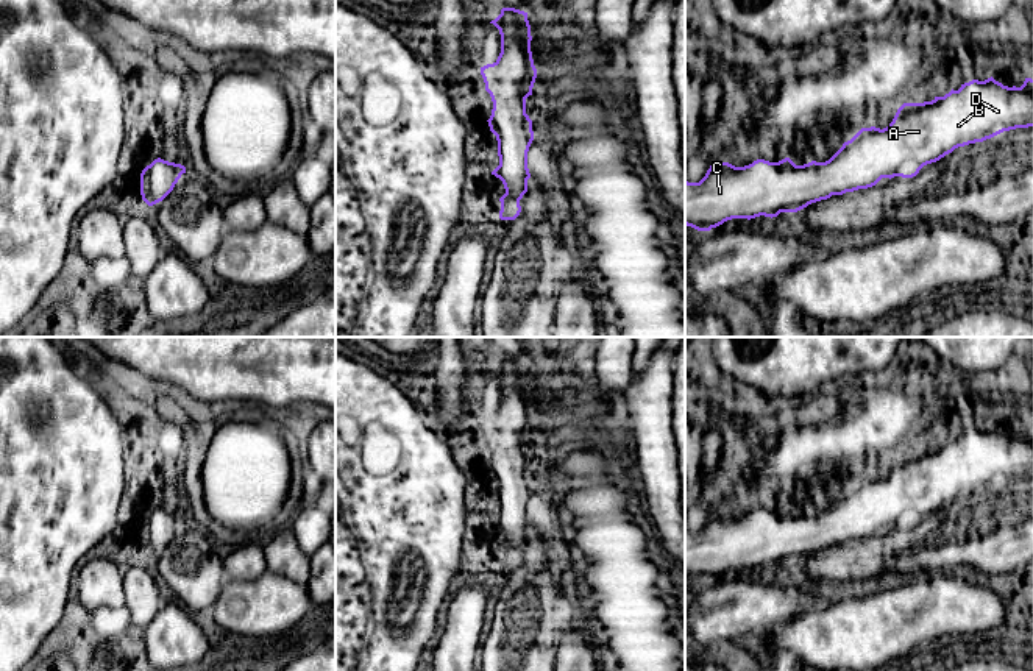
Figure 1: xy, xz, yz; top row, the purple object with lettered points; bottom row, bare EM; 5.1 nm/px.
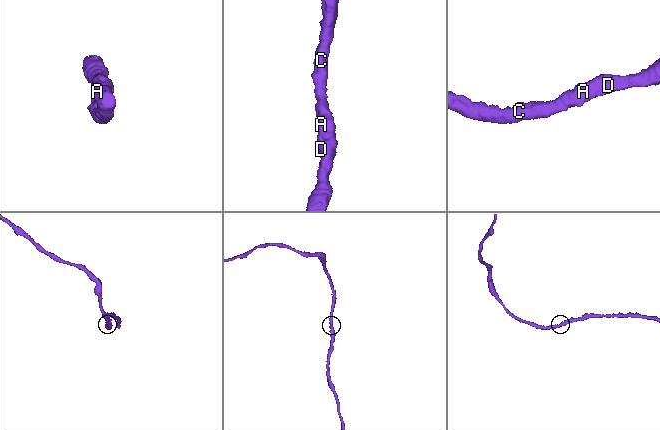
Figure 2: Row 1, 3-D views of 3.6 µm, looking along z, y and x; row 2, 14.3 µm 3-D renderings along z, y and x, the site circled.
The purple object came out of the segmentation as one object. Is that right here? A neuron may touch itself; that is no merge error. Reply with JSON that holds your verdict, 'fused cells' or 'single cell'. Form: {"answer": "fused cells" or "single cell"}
{"answer": "single cell"}

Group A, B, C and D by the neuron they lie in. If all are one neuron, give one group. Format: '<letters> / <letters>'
A B C D

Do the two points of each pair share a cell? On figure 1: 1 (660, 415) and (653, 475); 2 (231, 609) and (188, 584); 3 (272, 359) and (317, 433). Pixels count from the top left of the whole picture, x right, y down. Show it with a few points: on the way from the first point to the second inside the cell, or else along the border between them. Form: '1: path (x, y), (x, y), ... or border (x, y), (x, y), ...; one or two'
1: path (656, 429), (656, 461); one
2: border (227, 579), (211, 607); two
3: border (315, 412), (319, 414); two

